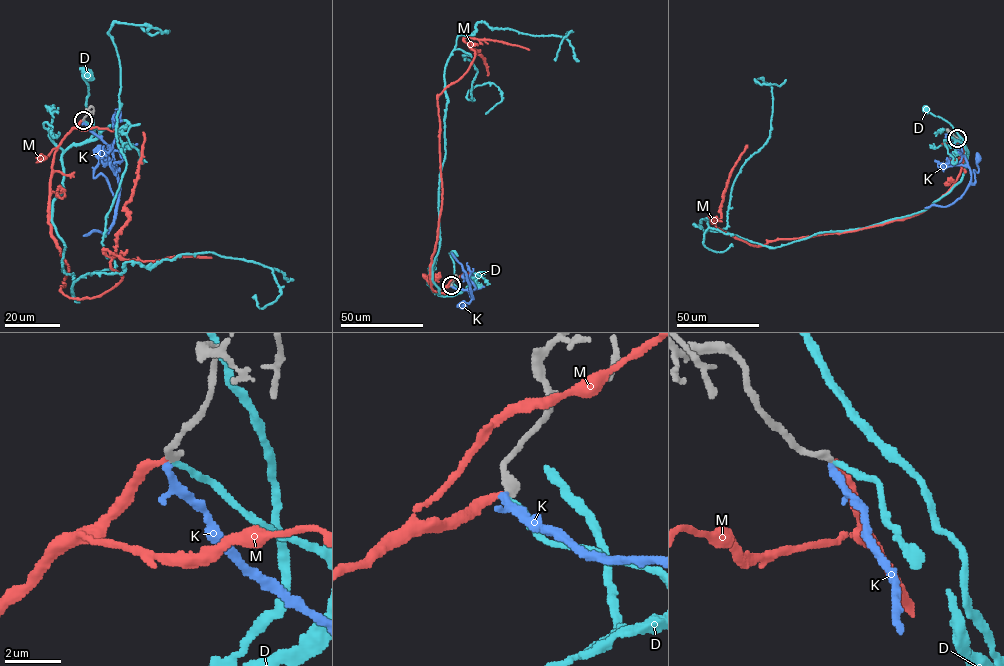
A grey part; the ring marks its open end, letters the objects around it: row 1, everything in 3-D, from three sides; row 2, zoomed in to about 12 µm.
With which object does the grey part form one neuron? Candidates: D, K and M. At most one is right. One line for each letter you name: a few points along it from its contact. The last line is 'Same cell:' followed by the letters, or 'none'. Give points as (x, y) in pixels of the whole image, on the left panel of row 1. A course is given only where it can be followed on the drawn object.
D: Its course: (83, 120), (99, 131), (95, 138), (90, 137), (94, 129), (86, 103), (88, 87), (84, 79), (87, 75)
Same cell: D

